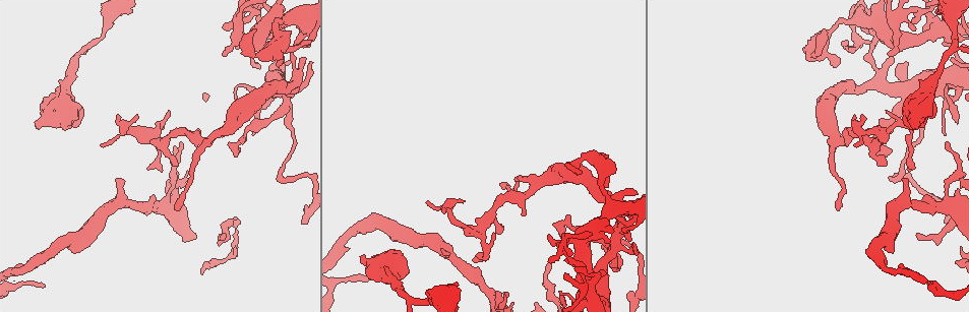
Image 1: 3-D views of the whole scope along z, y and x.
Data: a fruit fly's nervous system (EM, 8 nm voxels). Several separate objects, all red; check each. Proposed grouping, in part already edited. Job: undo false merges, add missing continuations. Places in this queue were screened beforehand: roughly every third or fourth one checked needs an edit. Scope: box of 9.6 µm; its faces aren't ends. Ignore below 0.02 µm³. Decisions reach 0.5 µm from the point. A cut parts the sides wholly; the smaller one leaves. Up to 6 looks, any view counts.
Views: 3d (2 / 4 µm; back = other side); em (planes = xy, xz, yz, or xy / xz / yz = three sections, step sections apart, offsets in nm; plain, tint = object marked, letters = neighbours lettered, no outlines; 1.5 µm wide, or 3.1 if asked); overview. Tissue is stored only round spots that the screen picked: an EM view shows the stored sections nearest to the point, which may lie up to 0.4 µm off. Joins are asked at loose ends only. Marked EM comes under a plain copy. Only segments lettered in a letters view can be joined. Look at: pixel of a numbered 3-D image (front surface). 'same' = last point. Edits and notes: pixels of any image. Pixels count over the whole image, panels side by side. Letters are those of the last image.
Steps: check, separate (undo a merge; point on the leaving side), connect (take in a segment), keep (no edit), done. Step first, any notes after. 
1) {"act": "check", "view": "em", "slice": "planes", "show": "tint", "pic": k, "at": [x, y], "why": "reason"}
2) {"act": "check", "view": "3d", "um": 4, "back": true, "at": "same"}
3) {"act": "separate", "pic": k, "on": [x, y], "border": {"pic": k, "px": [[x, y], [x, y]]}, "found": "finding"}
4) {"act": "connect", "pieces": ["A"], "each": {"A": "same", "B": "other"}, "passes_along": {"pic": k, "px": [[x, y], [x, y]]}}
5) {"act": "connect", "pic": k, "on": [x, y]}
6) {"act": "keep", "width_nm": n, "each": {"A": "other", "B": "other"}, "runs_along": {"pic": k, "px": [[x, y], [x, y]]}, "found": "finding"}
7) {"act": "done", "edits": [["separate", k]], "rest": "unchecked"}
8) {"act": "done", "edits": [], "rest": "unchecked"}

{"act": "check", "view": "3d", "um": 2, "pic": 1, "at": [874, 82], "why": "abrupt turn"}

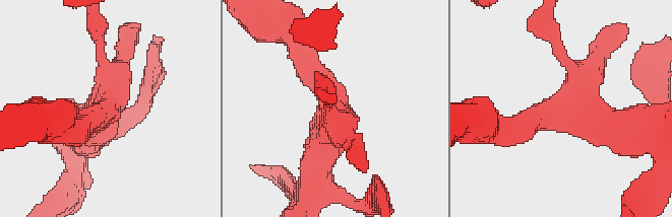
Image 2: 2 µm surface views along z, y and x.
{"act": "check", "view": "em", "slice": "xz", "step": 4, "show": "tint", "pic": 2, "at": [103, 110], "why": "need the tissue"}

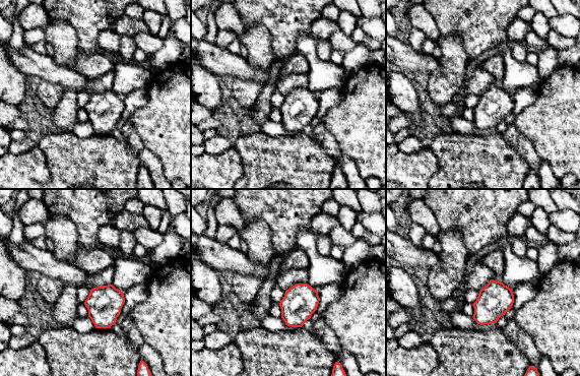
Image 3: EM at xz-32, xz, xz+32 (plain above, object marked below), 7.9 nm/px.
{"act": "check", "view": "em", "slice": "planes", "show": "letters", "at": "same", "why": "another direction"}

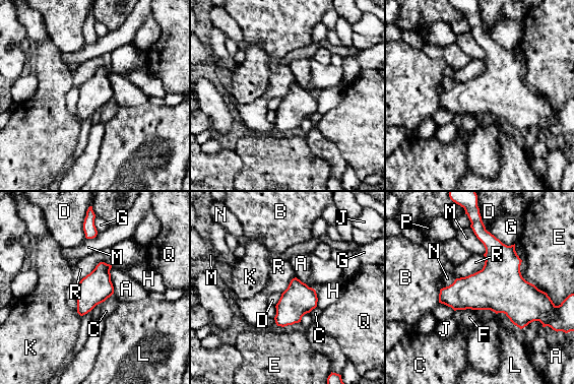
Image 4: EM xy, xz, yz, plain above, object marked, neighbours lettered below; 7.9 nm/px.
{"act": "keep", "width_nm": 240, "each": {"A": "other", "B": "other", "C": "other", "D": "other", "E": "other", "F": "other", "G": "other", "H": "other", "J": "other", "K": "other", "L": "other", "M": "other", "N": "other", "P": "other", "Q": "other", "R": "other"}, "border": {"pic": 4, "px": [[83, 218], [83, 233], [86, 238]]}, "found": "all the same neuron"}

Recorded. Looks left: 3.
{"act": "check", "view": "3d", "um": 2, "pic": 1, "at": [889, 154], "why": "free end"}

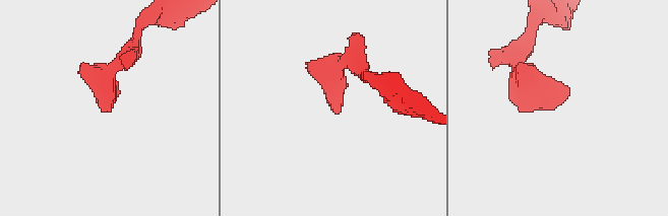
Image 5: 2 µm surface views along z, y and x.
{"act": "check", "view": "em", "slice": "planes", "show": "letters", "pic": 5, "at": [113, 95], "why": "now the EM"}

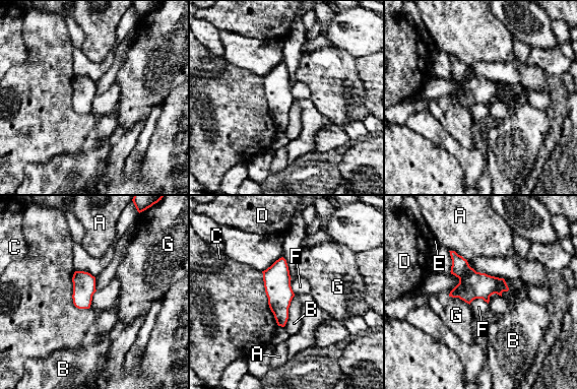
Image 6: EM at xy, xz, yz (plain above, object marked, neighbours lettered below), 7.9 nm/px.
{"act": "keep", "width_nm": 180, "each": {"A": "other", "B": "other", "C": "other", "D": "other", "E": "other", "F": "other", "G": "other"}, "border": {"pic": 6, "px": [[469, 303], [483, 299], [488, 304]]}, "found": "no lettered segment goes on from it"}

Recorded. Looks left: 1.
{"act": "check", "view": "em", "slice": "planes", "show": "letters", "pic": 1, "at": [180, 143], "why": "free end"}

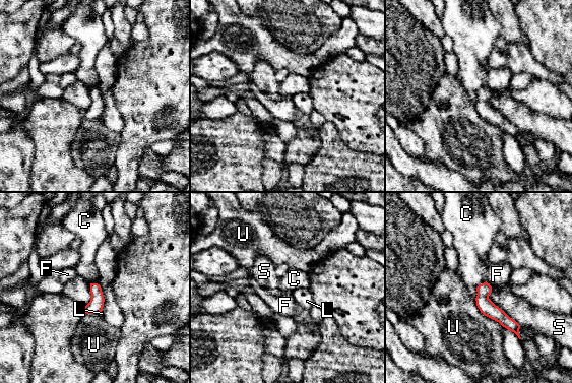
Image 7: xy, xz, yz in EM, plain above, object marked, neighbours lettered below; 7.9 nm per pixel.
{"act": "keep", "each": {"C": "other", "F": "other", "L": "other", "S": "other", "U": "other"}, "runs_along": {"pic": 7, "px": [[482, 286], [483, 300], [516, 330]]}, "found": "no lettered segment goes on from it"}

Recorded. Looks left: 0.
{"act": "done", "edits": [], "rest": "unchecked"}

